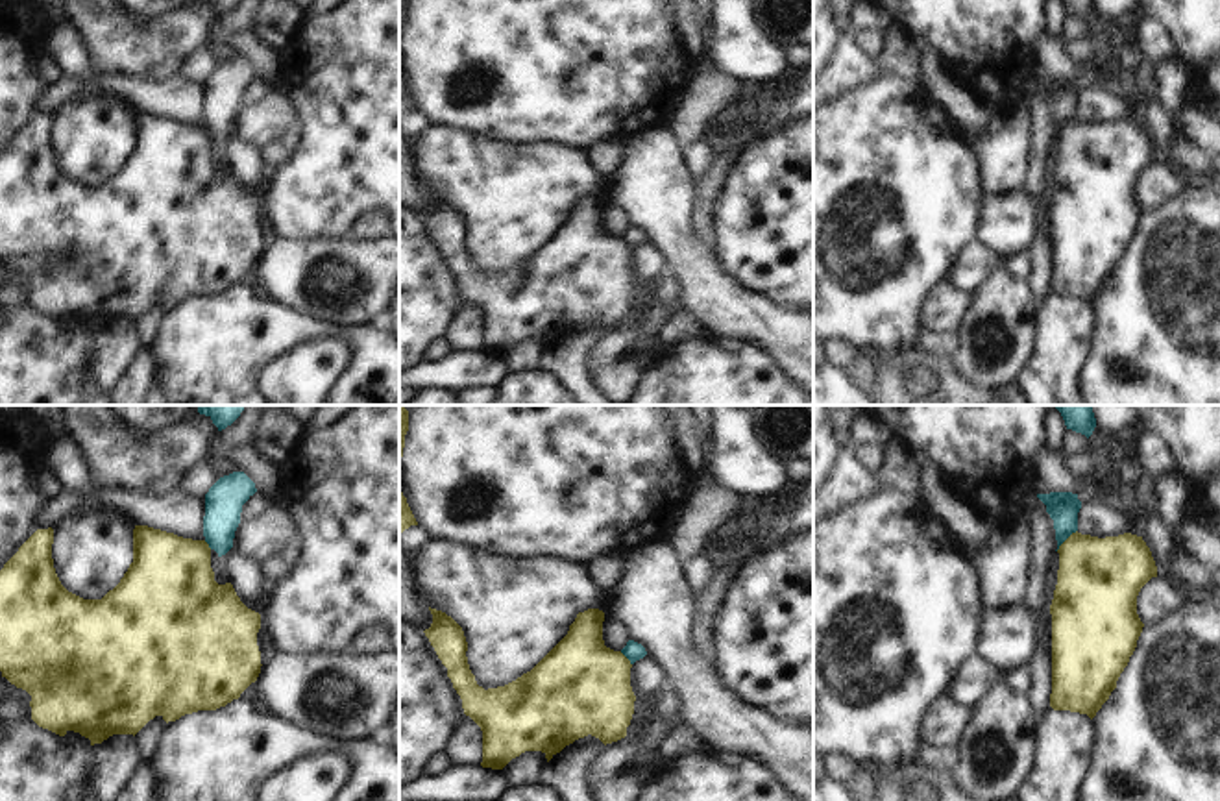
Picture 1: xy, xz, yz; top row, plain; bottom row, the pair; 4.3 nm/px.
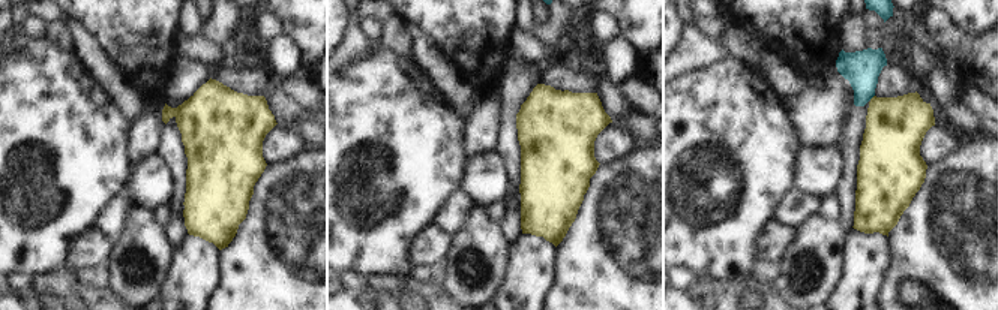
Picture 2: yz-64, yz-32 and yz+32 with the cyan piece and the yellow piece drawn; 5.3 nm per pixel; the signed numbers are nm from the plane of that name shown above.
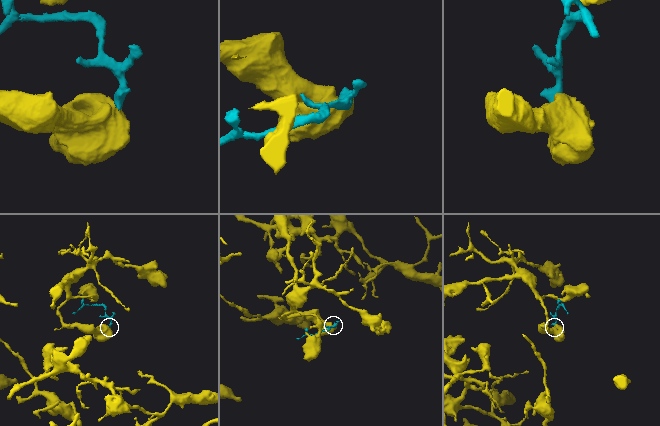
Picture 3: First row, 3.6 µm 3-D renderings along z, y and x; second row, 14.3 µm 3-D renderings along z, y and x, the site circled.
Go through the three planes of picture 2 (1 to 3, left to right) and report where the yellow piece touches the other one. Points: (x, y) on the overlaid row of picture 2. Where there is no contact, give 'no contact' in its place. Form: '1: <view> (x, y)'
1: no contact
2: no contact
3: yz+32 (871, 98)

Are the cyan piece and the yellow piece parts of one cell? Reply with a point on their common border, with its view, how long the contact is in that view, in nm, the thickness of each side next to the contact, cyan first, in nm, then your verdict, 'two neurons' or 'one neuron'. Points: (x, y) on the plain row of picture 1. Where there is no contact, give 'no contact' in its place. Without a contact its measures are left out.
yz (1065, 124) | 130 nm | 140/360 nm | two neurons

